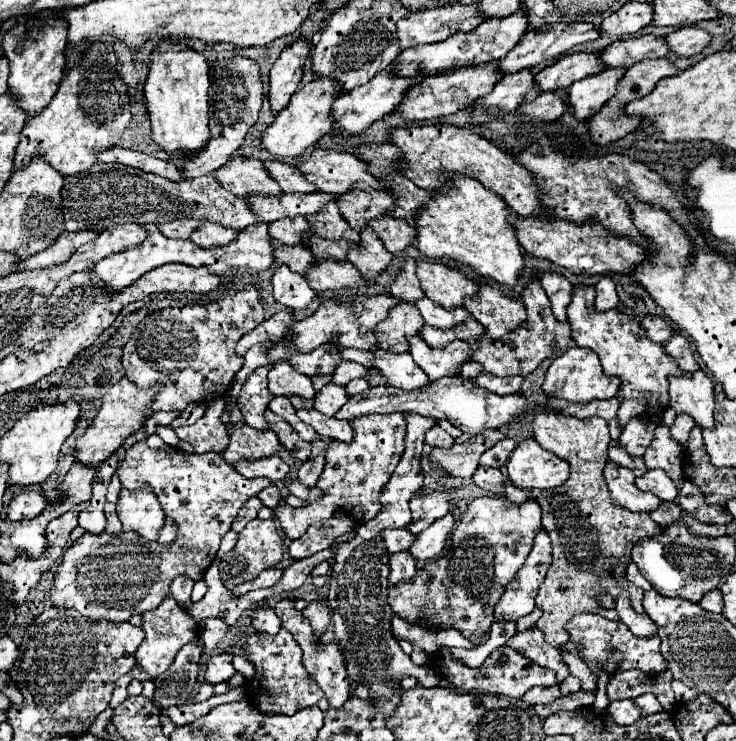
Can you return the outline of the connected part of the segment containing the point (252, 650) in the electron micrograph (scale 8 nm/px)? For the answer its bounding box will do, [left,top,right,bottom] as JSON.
[244,629,324,715]

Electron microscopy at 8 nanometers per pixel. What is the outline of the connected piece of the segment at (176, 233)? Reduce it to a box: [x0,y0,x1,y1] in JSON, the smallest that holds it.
[160,219,200,239]

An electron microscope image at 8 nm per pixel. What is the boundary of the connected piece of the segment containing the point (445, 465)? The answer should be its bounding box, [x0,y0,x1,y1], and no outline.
[428,429,506,479]

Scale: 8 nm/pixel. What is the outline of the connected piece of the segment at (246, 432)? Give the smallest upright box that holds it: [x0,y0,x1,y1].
[220,425,282,465]

